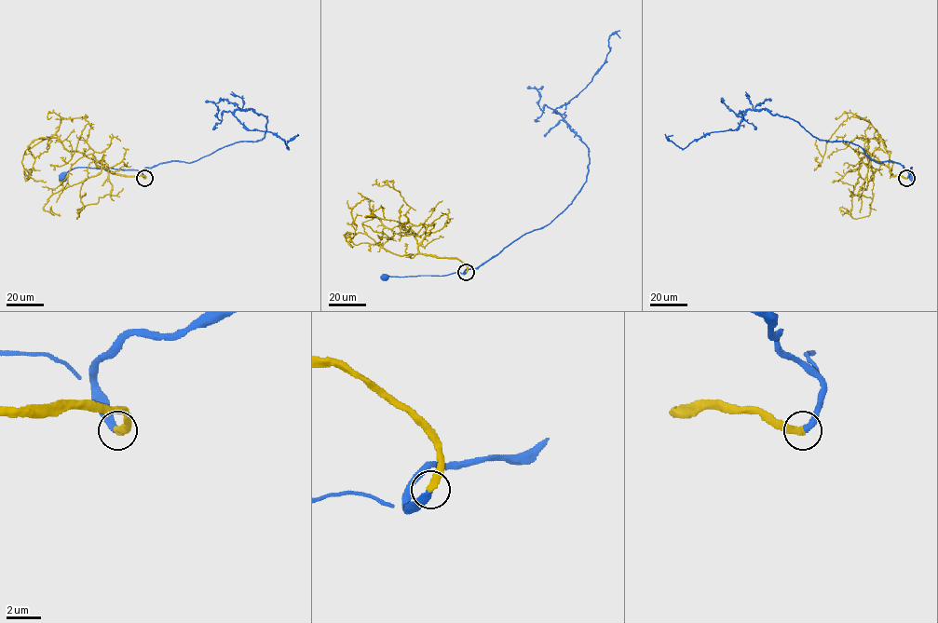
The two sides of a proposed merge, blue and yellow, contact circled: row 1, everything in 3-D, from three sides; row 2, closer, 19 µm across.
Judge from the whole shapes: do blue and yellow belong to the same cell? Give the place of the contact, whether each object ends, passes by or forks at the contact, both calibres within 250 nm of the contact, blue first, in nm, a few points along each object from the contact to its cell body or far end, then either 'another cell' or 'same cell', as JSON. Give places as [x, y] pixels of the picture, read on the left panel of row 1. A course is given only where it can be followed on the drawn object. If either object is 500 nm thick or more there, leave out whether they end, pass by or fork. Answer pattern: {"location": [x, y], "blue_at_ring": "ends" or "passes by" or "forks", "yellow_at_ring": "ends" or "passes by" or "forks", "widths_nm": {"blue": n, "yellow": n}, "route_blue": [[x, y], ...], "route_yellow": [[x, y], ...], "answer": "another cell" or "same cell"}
{"location": [144, 178], "blue_at_ring": "ends", "yellow_at_ring": "ends", "widths_nm": {"blue": 380, "yellow": 400}, "route_blue": [[144, 178], [137, 169], [85, 167], [70, 169], [62, 176]], "route_yellow": [[144, 178], [113, 174], [64, 147], [56, 134], [61, 120], [86, 116], [72, 157], [55, 170]], "answer": "same cell"}

